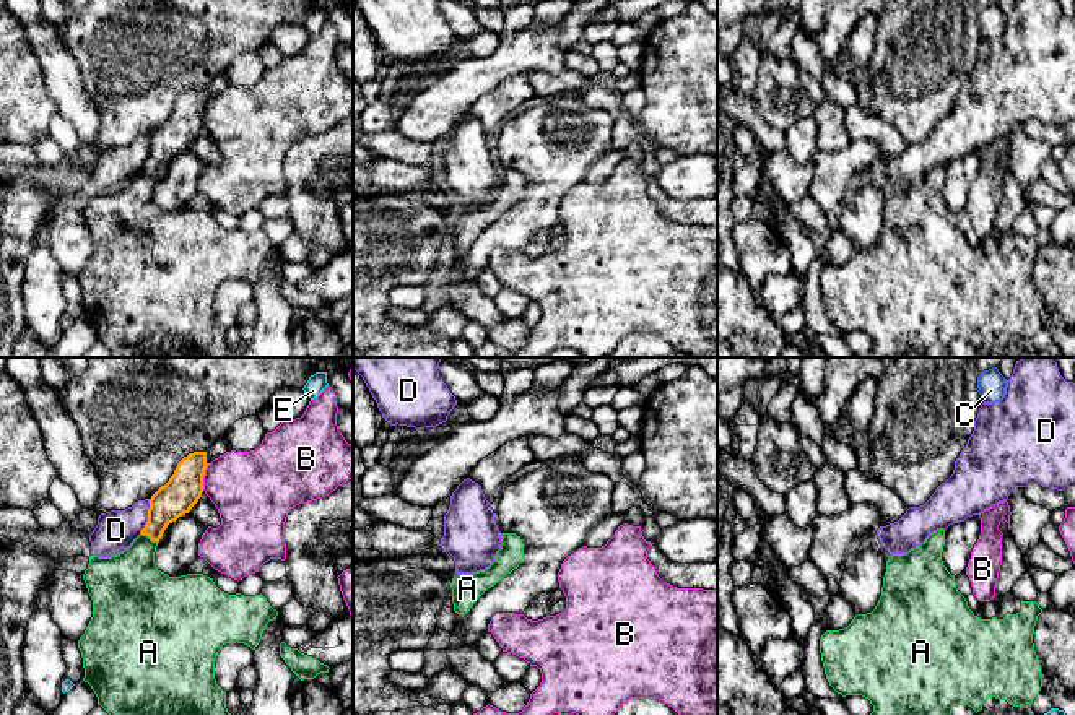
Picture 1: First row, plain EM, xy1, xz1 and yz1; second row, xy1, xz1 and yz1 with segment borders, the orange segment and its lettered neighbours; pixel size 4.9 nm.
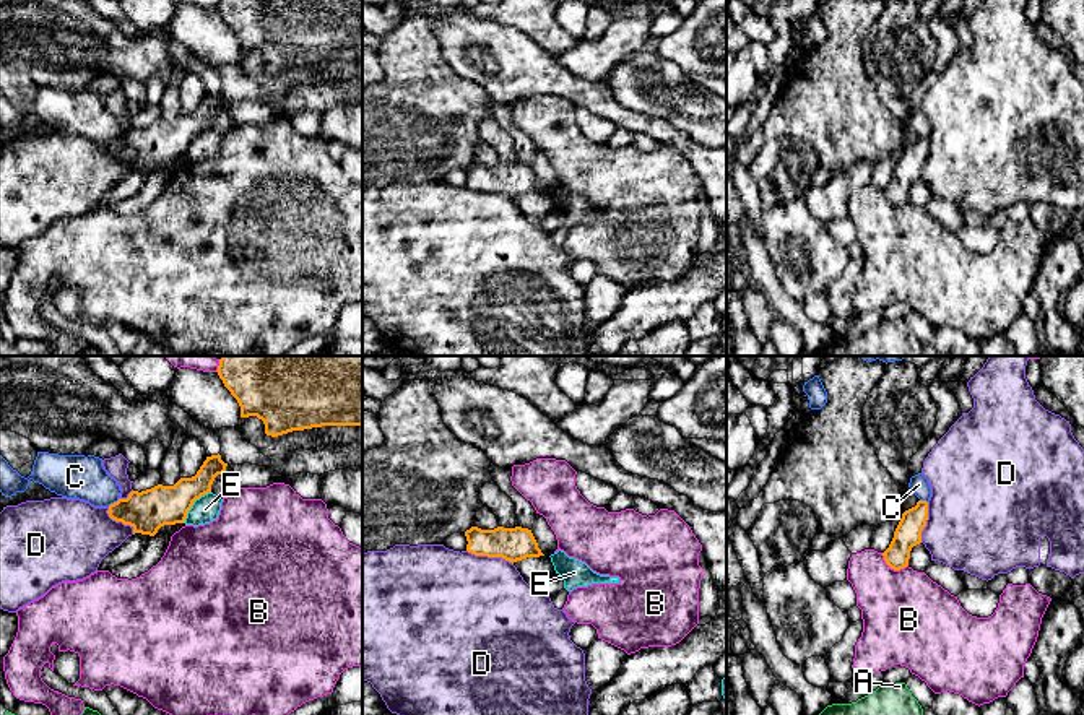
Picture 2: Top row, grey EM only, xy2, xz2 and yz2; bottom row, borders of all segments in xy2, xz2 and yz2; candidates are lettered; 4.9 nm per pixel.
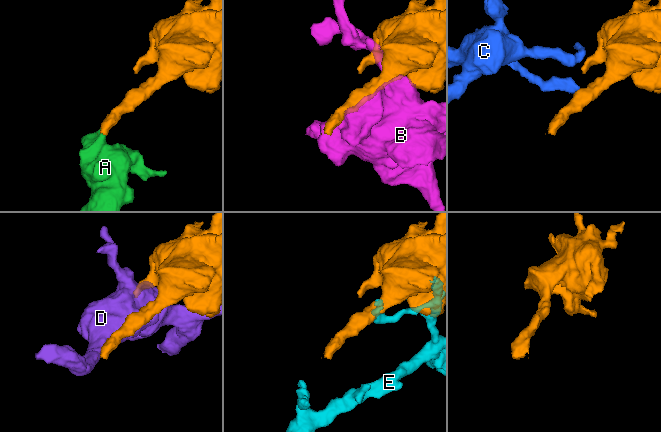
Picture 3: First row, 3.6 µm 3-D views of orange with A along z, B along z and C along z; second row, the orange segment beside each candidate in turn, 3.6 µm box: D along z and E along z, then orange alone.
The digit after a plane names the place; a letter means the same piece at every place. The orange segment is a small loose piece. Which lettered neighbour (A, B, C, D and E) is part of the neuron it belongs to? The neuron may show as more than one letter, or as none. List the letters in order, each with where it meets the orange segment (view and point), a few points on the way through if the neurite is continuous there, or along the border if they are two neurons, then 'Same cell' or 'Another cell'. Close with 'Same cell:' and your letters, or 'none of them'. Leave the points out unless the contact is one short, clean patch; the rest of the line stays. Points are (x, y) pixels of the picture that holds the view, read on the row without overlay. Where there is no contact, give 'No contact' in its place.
A: Touches orange at xy1 (150, 174). Path across: xy1 (178, 132), (160, 150), (150, 174), (142, 186), (129, 220). Same cell
B: Touches orange at yz2 (893, 203). Another cell
C: Touches orange at xy2 (114, 138). Boundary: xy2 (119, 135), (108, 142). Another cell
D: Touches orange at xz2 (489, 192). Another cell
E: Touches orange at xy2 (192, 140). Another cell
Same cell: A

